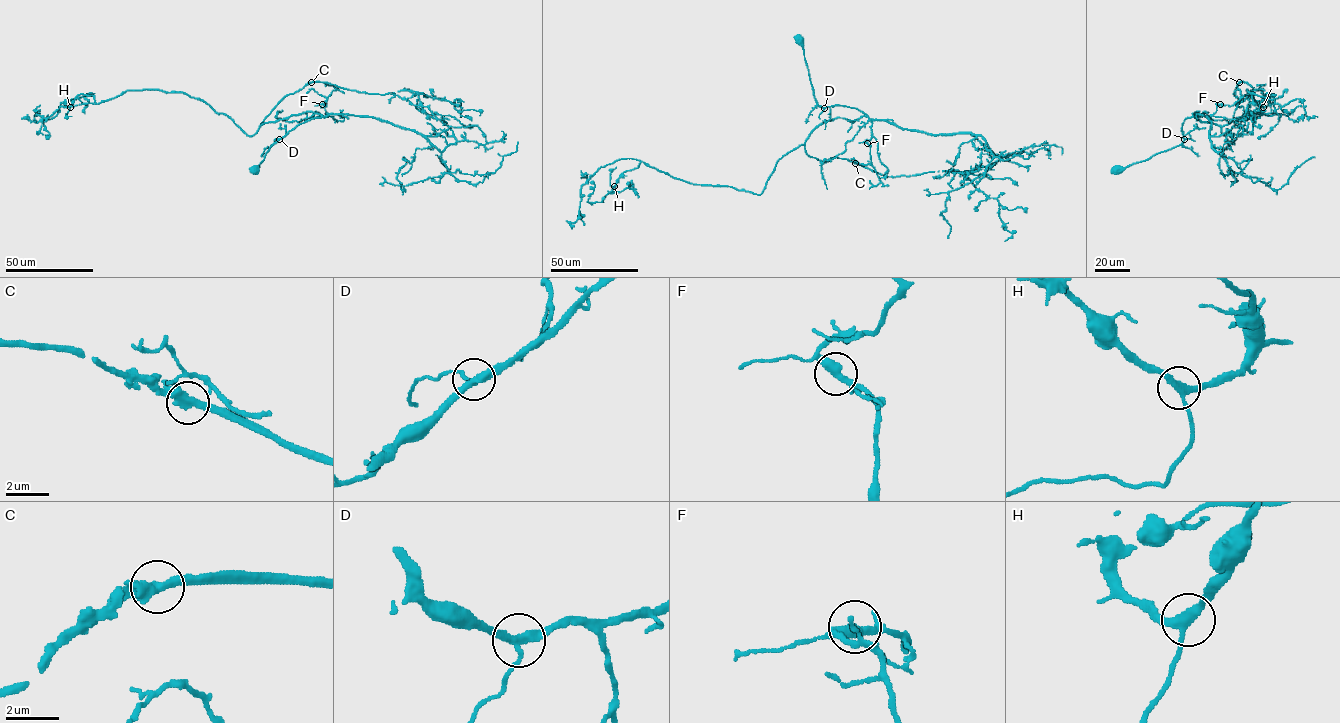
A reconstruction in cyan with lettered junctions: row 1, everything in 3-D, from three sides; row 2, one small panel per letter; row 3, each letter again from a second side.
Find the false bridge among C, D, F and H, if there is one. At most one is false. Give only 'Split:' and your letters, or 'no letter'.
Split: no letter

